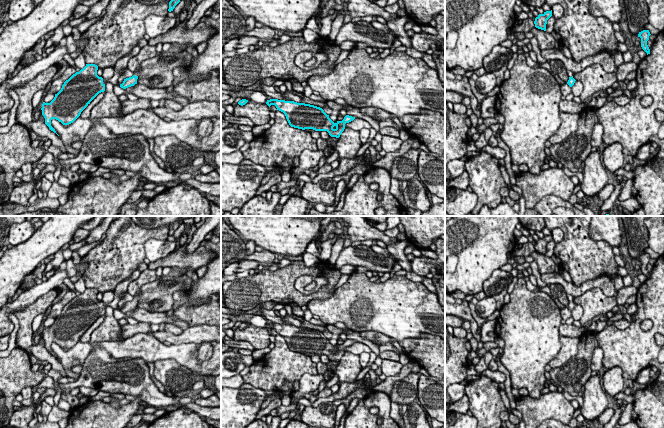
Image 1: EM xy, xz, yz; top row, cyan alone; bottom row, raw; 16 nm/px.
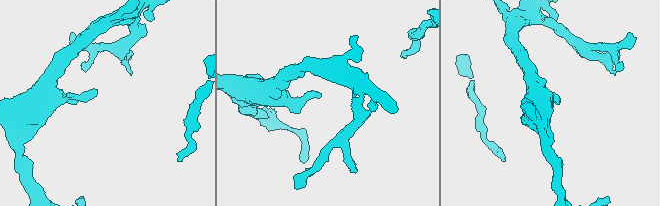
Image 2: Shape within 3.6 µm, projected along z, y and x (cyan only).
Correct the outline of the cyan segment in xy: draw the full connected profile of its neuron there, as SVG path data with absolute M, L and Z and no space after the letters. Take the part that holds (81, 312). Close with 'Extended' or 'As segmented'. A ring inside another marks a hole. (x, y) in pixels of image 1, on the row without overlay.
M86 288L79 296L64 306L61 314L50 327L43 326L42 339L45 348L56 357L51 344L56 343L63 349L73 347L90 326L105 315L103 302L97 299L98 290Z. As segmented

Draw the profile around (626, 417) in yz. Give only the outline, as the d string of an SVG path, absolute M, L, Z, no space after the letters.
M628 403L617 423L620 425L625 425L630 421L632 421L633 420L632 410L633 410L633 405L631 403Z

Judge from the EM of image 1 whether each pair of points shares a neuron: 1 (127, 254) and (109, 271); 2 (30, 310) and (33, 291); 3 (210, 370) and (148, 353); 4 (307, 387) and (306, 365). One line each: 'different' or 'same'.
1: same
2: different
3: same
4: different

